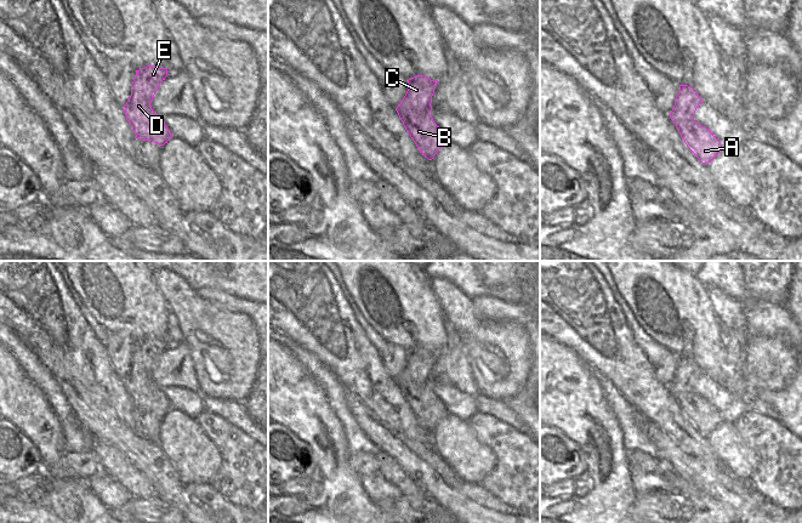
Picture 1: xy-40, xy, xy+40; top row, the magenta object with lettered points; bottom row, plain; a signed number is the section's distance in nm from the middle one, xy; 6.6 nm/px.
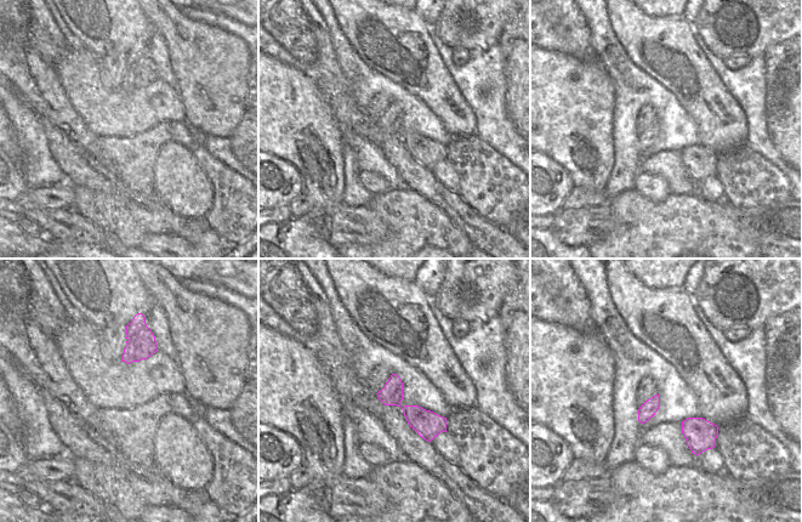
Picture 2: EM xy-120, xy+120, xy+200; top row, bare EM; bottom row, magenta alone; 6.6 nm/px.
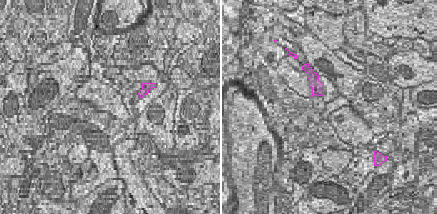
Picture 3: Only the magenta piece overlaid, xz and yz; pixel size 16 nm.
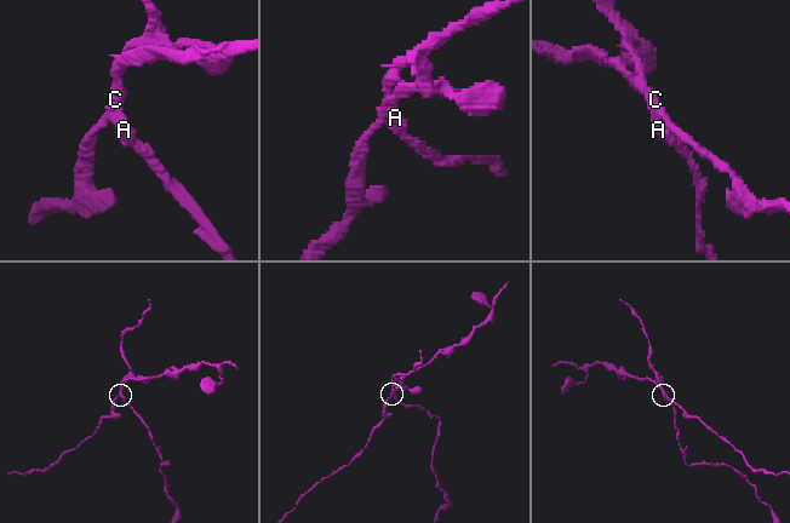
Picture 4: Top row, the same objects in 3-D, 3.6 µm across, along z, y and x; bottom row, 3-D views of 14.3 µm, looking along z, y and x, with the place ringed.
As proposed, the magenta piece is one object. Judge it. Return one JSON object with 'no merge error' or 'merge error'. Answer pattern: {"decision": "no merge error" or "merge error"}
{"decision": "merge error"}

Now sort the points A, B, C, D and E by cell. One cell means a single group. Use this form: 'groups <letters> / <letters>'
groups A B / C D E

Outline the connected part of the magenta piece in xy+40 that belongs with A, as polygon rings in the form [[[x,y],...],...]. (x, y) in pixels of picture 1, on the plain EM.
[[[694,391],[678,393],[675,397],[689,422],[700,434],[707,437],[723,422],[718,410]]]

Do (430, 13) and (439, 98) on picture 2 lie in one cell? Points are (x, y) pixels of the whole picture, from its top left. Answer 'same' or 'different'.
different

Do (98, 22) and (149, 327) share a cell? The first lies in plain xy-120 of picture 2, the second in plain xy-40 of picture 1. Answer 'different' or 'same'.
same

